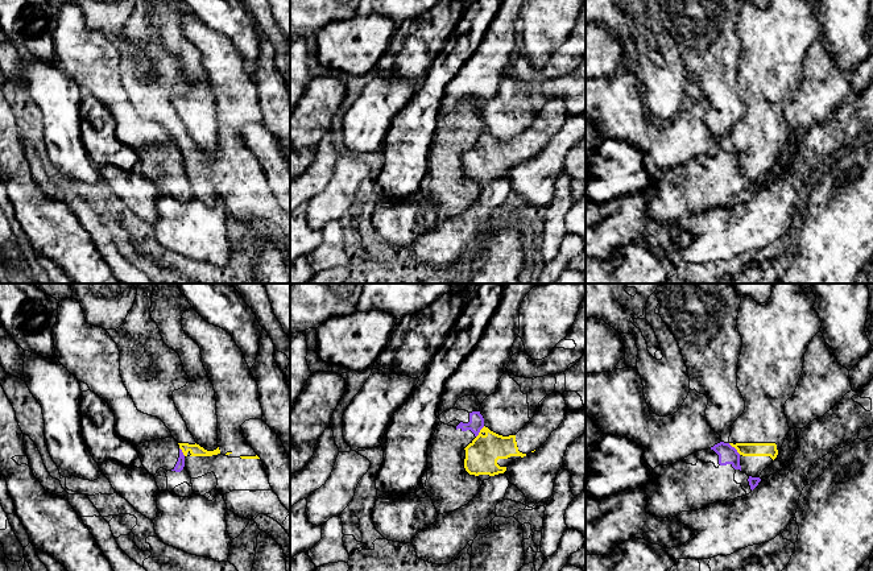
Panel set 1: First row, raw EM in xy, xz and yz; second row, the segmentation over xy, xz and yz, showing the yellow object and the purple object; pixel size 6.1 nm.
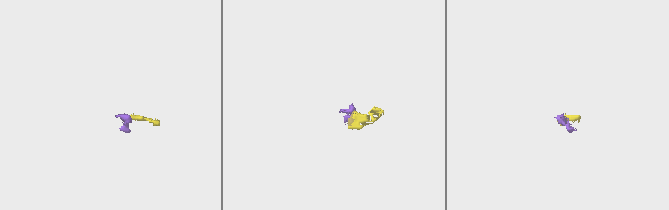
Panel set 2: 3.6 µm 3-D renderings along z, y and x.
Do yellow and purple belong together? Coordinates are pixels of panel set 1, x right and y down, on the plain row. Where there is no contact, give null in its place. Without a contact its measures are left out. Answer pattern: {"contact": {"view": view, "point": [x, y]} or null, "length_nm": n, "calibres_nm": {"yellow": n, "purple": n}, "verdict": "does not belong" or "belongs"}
{"contact": {"view": "yz", "point": [735, 152]}, "length_nm": 100, "calibres_nm": {"yellow": 80, "purple": 110}, "verdict": "does not belong"}

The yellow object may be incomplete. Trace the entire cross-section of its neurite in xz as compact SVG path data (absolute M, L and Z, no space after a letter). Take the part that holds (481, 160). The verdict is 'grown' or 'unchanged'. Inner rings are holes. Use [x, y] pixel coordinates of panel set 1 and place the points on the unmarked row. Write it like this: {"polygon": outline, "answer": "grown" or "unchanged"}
{"polygon": "M551 98L539 107L534 121L514 140L502 141L484 131L462 154L466 175L481 186L504 178L516 164L539 153L563 127L567 115L564 102Z", "answer": "grown"}

